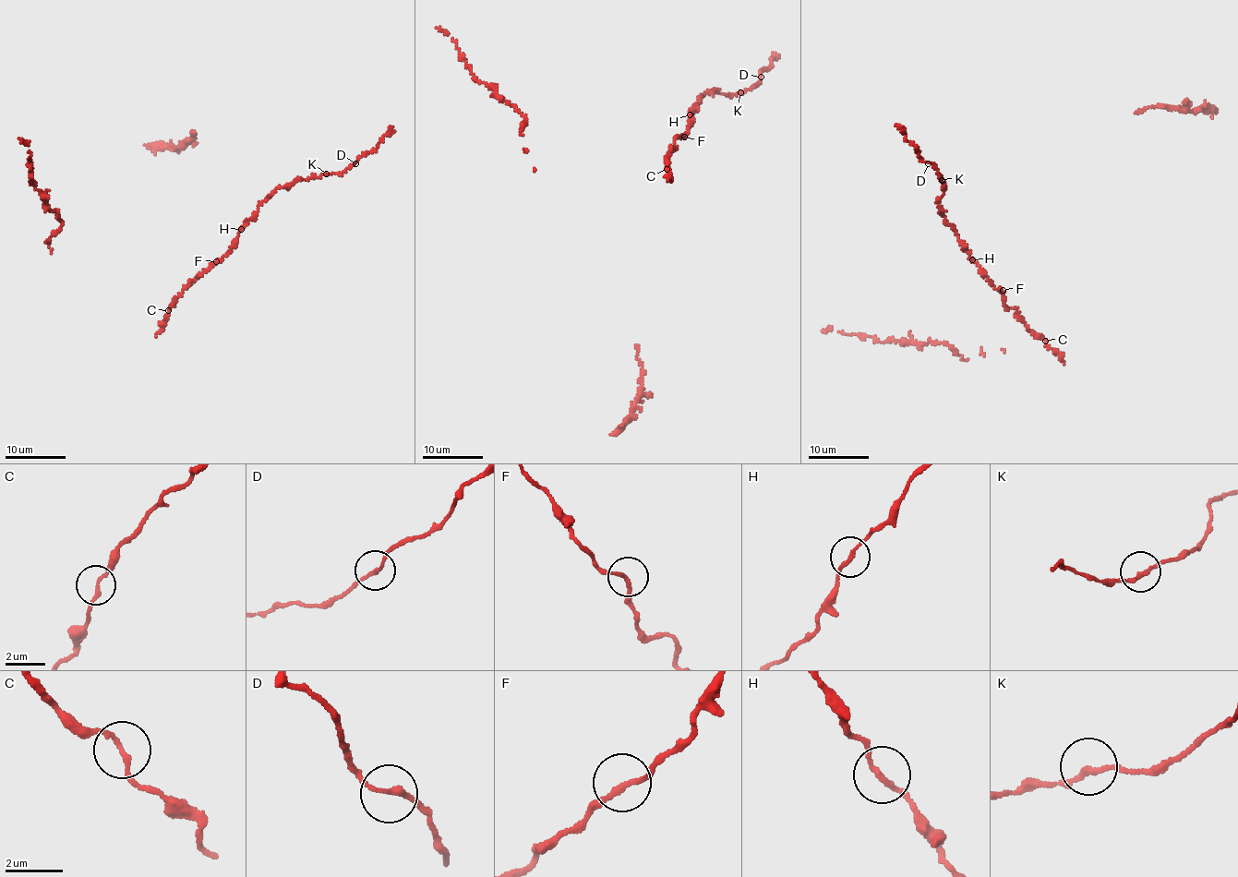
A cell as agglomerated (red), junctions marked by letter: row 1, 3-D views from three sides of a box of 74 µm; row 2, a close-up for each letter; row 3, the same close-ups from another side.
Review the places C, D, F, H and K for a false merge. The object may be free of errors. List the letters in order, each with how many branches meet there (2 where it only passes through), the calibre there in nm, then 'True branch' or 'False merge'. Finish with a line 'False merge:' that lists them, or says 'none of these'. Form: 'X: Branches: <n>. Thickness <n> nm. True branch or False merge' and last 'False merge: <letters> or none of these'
C: Branches: 2. Thickness 160 nm. True branch
D: Branches: 2. Thickness 170 nm. True branch
F: Branches: 2. Thickness 190 nm. True branch
H: Branches: 2. Thickness 180 nm. True branch
K: Branches: 2. Thickness 170 nm. True branch
False merge: none of these

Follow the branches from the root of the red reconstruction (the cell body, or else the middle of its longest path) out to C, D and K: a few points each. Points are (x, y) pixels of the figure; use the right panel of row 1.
C: (1003, 298), (1008, 307), (1016, 309), (1018, 317), (1024, 319), (1029, 330), (1045, 341)
D: (1003, 298), (971, 259), (951, 226), (947, 225), (938, 198), (944, 185), (935, 167), (927, 163)
K: (1003, 298), (1001, 291), (993, 288), (971, 259), (951, 226), (947, 225), (938, 198), (944, 189), (942, 180)

